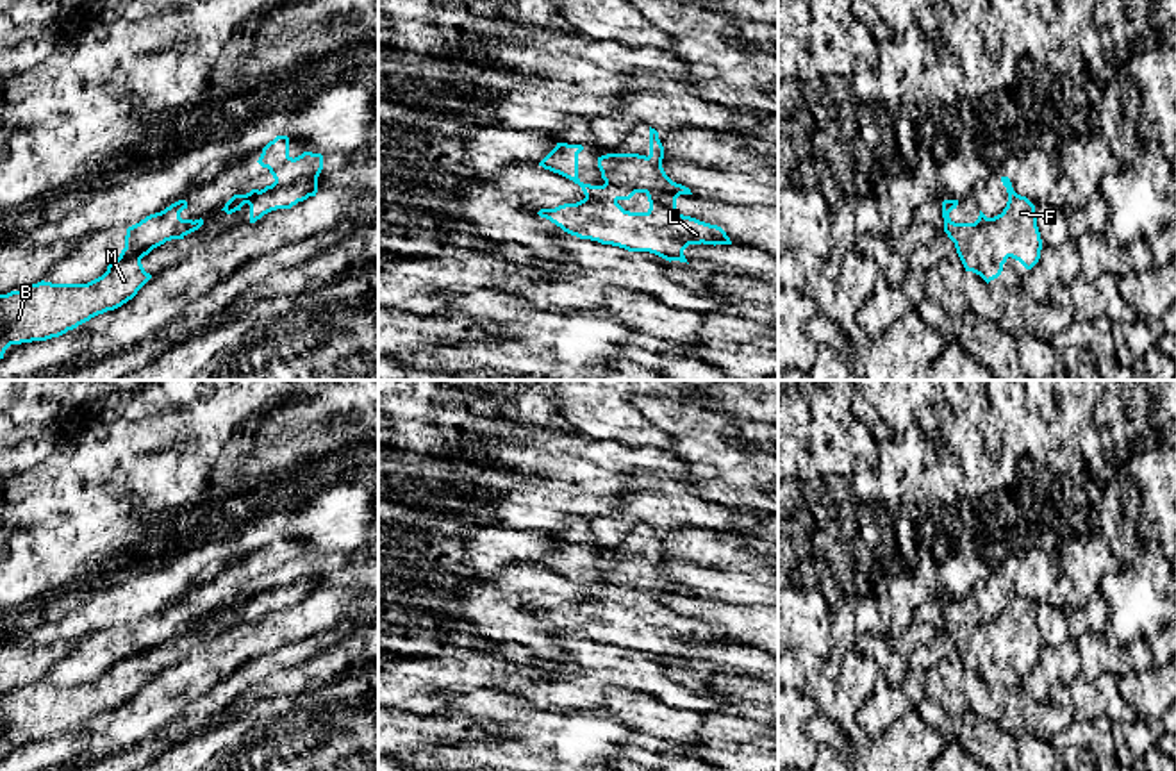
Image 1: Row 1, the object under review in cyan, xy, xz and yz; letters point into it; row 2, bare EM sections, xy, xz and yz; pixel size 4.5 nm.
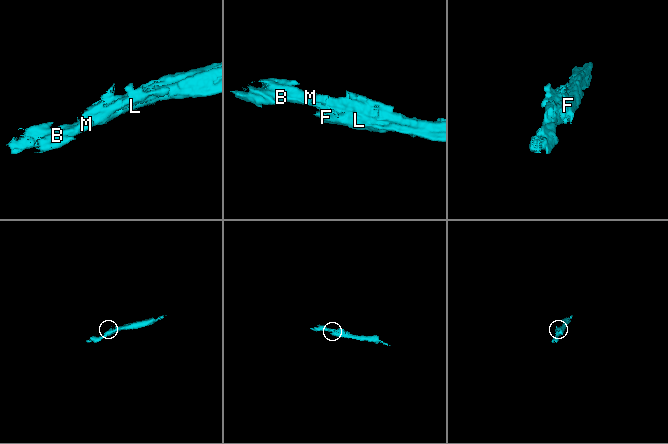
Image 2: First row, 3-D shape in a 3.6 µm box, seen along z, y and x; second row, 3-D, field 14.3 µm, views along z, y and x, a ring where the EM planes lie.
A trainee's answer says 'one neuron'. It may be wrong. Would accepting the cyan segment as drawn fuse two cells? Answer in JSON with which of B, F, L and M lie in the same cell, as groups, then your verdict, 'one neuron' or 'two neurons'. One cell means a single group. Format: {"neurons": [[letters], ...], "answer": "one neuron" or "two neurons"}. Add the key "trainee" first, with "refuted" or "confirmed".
{"trainee": "confirmed", "neurons": [["B", "F", "L", "M"]], "answer": "one neuron"}

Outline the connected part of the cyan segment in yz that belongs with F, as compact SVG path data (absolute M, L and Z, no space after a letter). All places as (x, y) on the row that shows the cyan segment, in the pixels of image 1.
M1001 177L1001 182L1008 202L994 218L980 211L974 223L955 223L949 212L957 209L958 200L942 202L944 232L955 243L965 271L980 275L987 284L1001 275L1008 257L1031 269L1042 250L1035 205L1014 191L1008 177Z

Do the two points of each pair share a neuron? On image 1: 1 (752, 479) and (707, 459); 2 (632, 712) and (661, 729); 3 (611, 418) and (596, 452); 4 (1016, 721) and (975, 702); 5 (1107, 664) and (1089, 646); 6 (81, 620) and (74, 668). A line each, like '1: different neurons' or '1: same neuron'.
1: same neuron
2: same neuron
3: different neurons
4: same neuron
5: same neuron
6: different neurons

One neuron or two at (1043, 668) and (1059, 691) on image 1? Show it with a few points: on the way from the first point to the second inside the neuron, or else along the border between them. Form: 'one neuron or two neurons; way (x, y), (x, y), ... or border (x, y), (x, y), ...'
two neurons; border (1069, 679), (1059, 680), (1050, 689)

